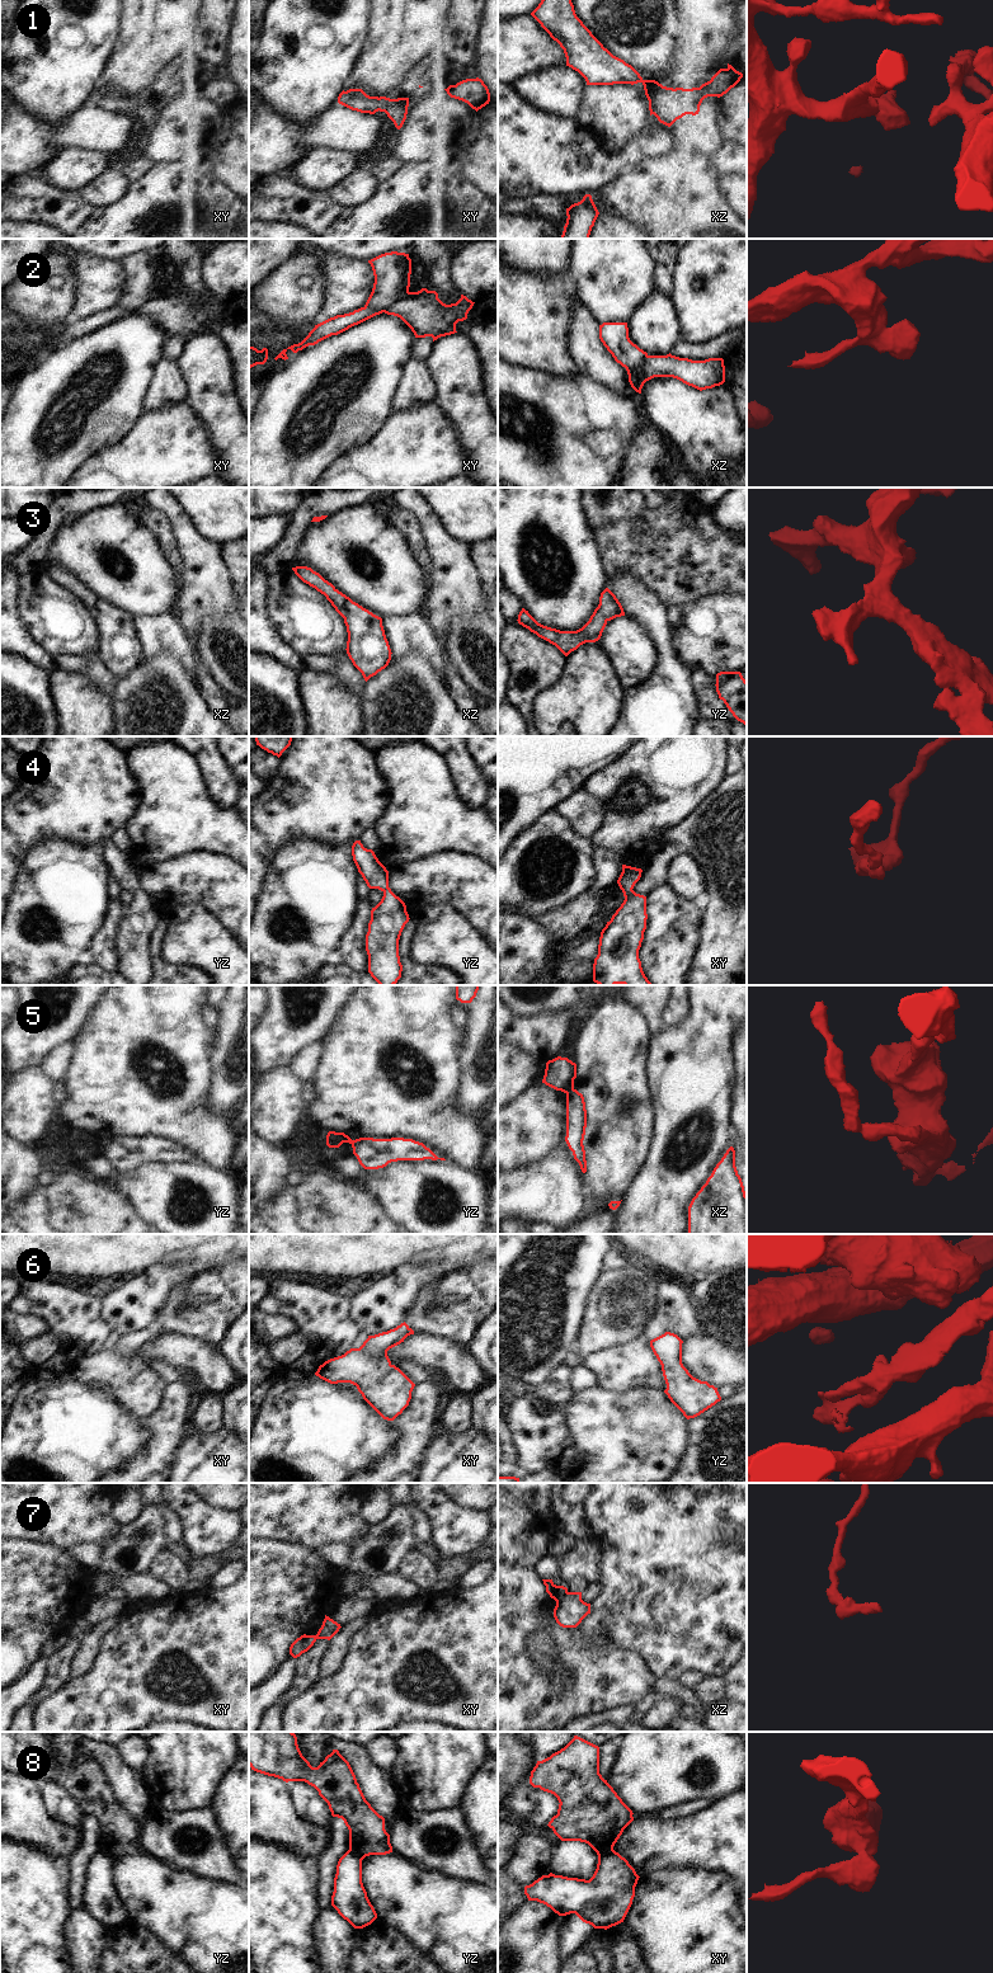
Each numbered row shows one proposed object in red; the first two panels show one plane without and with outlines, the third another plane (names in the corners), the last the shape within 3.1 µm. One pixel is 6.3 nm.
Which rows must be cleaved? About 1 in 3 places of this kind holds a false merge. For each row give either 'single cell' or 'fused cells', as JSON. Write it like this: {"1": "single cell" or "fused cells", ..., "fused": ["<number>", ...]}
{"1": "single cell", "2": "fused cells", "3": "single cell", "4": "single cell", "5": "fused cells", "6": "single cell", "7": "fused cells", "8": "fused cells", "fused": ["2", "5", "7", "8"]}

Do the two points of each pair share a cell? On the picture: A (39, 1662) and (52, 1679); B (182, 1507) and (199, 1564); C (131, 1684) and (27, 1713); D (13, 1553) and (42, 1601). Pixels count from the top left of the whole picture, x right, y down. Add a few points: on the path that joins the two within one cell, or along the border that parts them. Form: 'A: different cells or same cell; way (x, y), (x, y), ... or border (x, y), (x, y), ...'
A: different cells; border (46, 1658), (43, 1681), (31, 1695)
B: different cells; border (216, 1554), (193, 1557)
C: different cells; border (55, 1691), (36, 1707), (32, 1718)
D: same cell; way (13, 1564), (13, 1572), (31, 1590)

